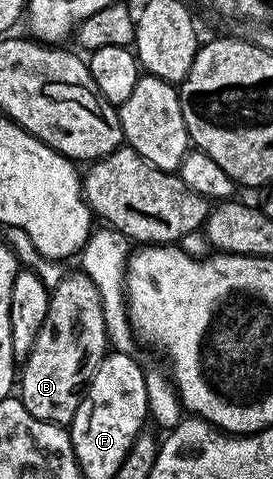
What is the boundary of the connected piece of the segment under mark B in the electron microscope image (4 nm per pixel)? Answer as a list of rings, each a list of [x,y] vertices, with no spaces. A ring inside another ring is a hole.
[[[74,271],[57,286],[52,286],[47,319],[43,319],[43,327],[39,327],[39,336],[35,338],[35,347],[31,347],[31,355],[27,355],[20,366],[19,396],[23,407],[27,407],[27,411],[40,421],[62,427],[72,426],[83,390],[105,358],[108,345],[109,336],[99,291],[86,273]]]

